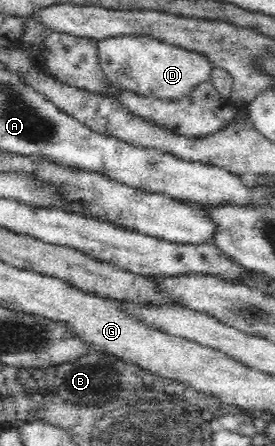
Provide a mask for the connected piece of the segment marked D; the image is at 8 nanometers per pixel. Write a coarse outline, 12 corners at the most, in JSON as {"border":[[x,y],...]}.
{"border":[[147,35],[98,40],[108,84],[174,100],[211,81],[201,52]]}

